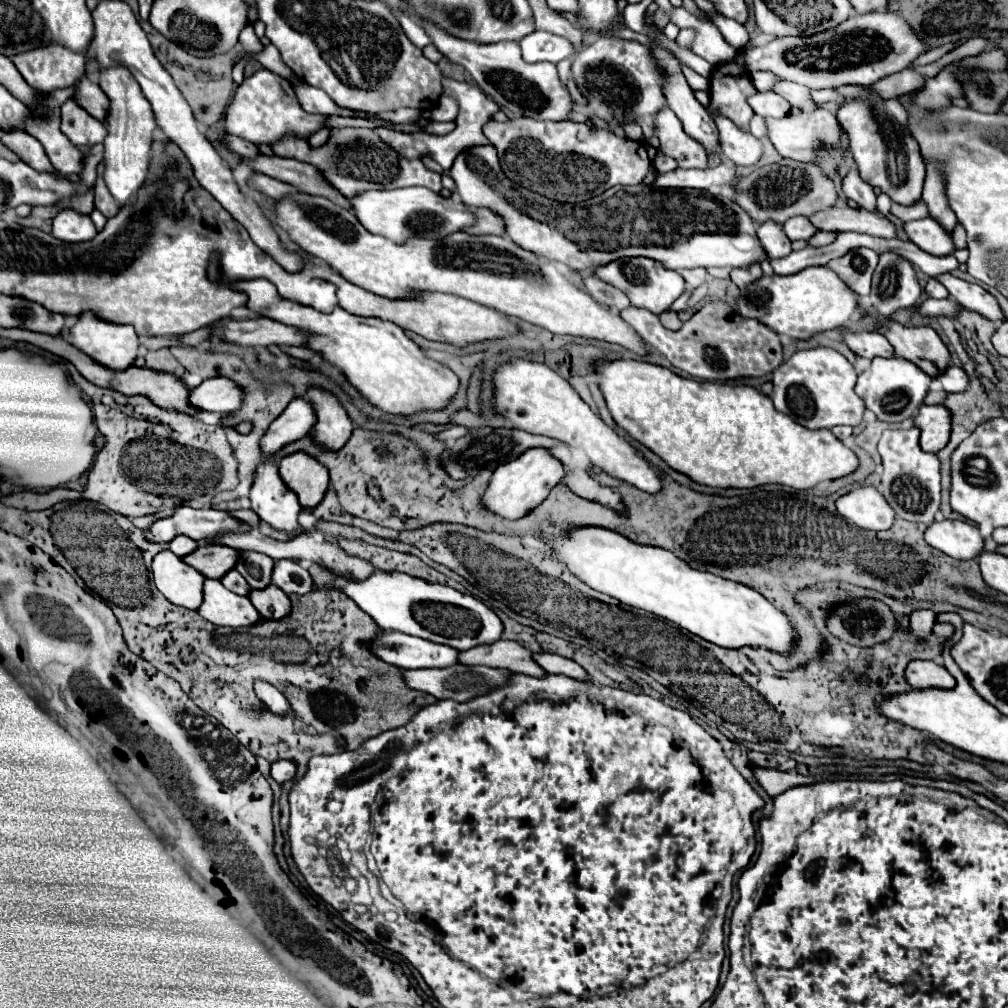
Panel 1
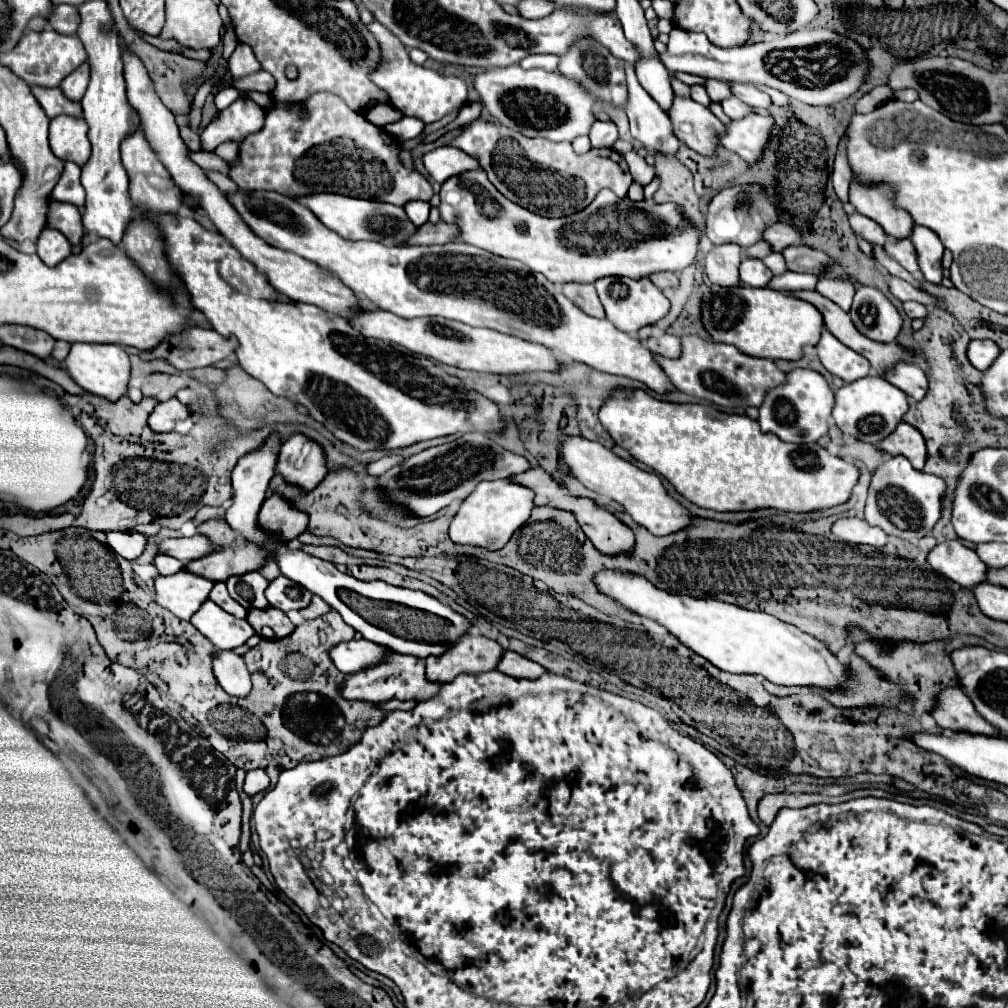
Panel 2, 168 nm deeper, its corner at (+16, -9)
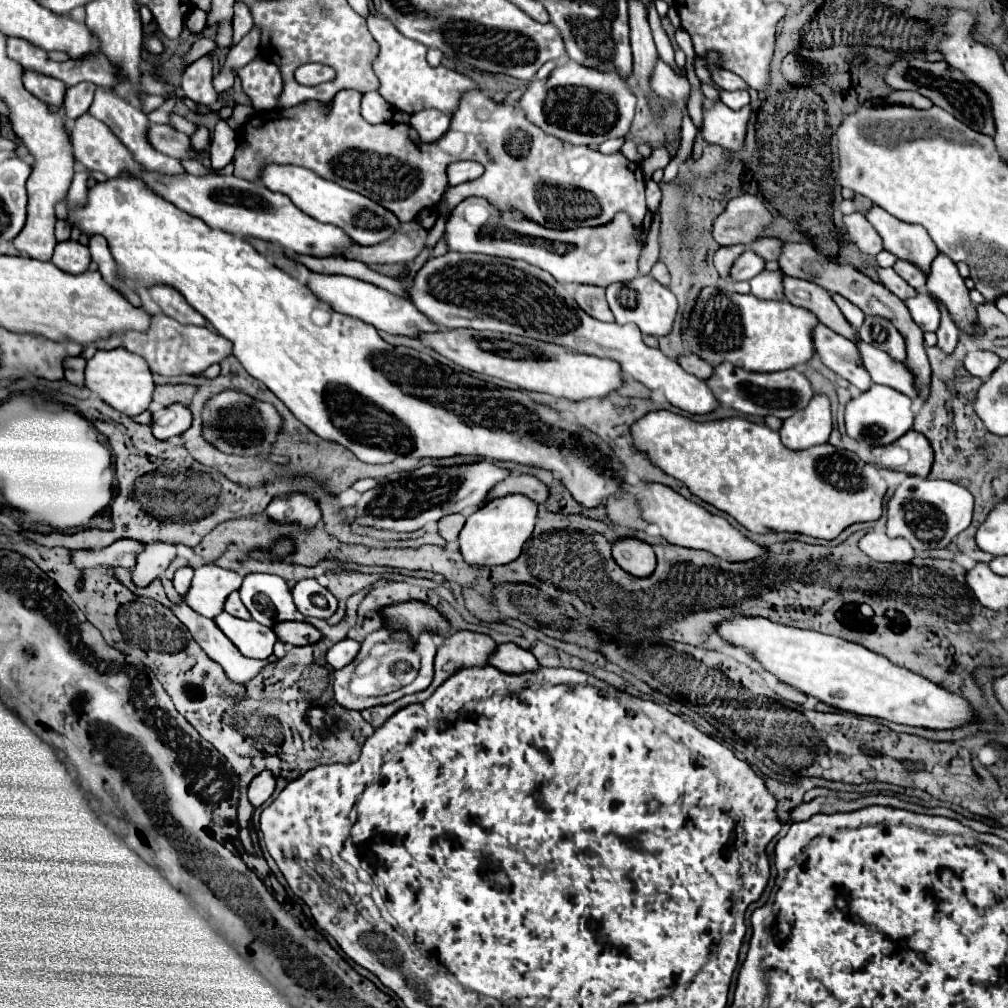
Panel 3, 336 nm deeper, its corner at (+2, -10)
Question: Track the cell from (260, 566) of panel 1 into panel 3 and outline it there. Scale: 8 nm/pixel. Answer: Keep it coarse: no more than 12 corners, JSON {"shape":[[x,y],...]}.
{"shape":[[248,574],[240,600],[266,628],[296,620],[284,578]]}

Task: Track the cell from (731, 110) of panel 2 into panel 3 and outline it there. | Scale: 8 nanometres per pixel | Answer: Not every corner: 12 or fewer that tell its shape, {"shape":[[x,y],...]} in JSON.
{"shape":[[720,90],[720,100],[732,110],[750,102],[748,90]]}

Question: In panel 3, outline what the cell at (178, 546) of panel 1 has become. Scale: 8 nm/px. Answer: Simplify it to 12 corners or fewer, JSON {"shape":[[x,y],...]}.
{"shape":[[180,568],[174,576],[174,588],[184,596],[192,582],[192,568]]}

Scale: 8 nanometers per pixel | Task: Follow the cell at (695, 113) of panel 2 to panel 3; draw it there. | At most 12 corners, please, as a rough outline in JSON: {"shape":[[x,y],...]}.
{"shape":[[660,56],[650,86],[670,104],[684,108],[690,82]]}

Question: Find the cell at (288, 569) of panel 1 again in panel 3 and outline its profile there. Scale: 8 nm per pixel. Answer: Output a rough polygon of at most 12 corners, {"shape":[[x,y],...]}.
{"shape":[[316,580],[298,582],[292,598],[302,616],[326,620],[338,600]]}

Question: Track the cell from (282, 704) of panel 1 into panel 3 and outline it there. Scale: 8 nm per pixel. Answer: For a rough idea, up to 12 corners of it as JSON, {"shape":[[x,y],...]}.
{"shape":[[184,600],[172,612],[232,682],[244,684],[266,662],[242,658],[216,622]]}

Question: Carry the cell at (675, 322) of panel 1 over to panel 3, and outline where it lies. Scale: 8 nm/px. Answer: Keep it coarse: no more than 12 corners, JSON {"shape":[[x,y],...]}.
{"shape":[[690,352],[678,358],[678,364],[700,380],[708,380],[714,368]]}

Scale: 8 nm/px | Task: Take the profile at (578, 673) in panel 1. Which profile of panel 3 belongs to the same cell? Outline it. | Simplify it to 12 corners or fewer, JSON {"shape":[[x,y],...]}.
{"shape":[[500,644],[490,664],[510,674],[538,670],[536,658],[516,644]]}

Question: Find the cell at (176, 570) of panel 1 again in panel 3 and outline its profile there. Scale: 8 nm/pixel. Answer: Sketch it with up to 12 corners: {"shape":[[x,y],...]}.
{"shape":[[216,564],[194,570],[184,600],[194,612],[216,618],[244,578]]}

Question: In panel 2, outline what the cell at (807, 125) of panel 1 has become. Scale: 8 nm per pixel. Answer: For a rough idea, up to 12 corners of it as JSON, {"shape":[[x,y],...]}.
{"shape":[[774,119],[732,121],[720,145],[756,165],[772,141]]}

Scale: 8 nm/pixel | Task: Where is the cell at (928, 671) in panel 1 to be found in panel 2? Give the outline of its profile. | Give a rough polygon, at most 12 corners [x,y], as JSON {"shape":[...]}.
{"shape":[[944,687],[930,711],[938,727],[998,735],[960,687]]}

